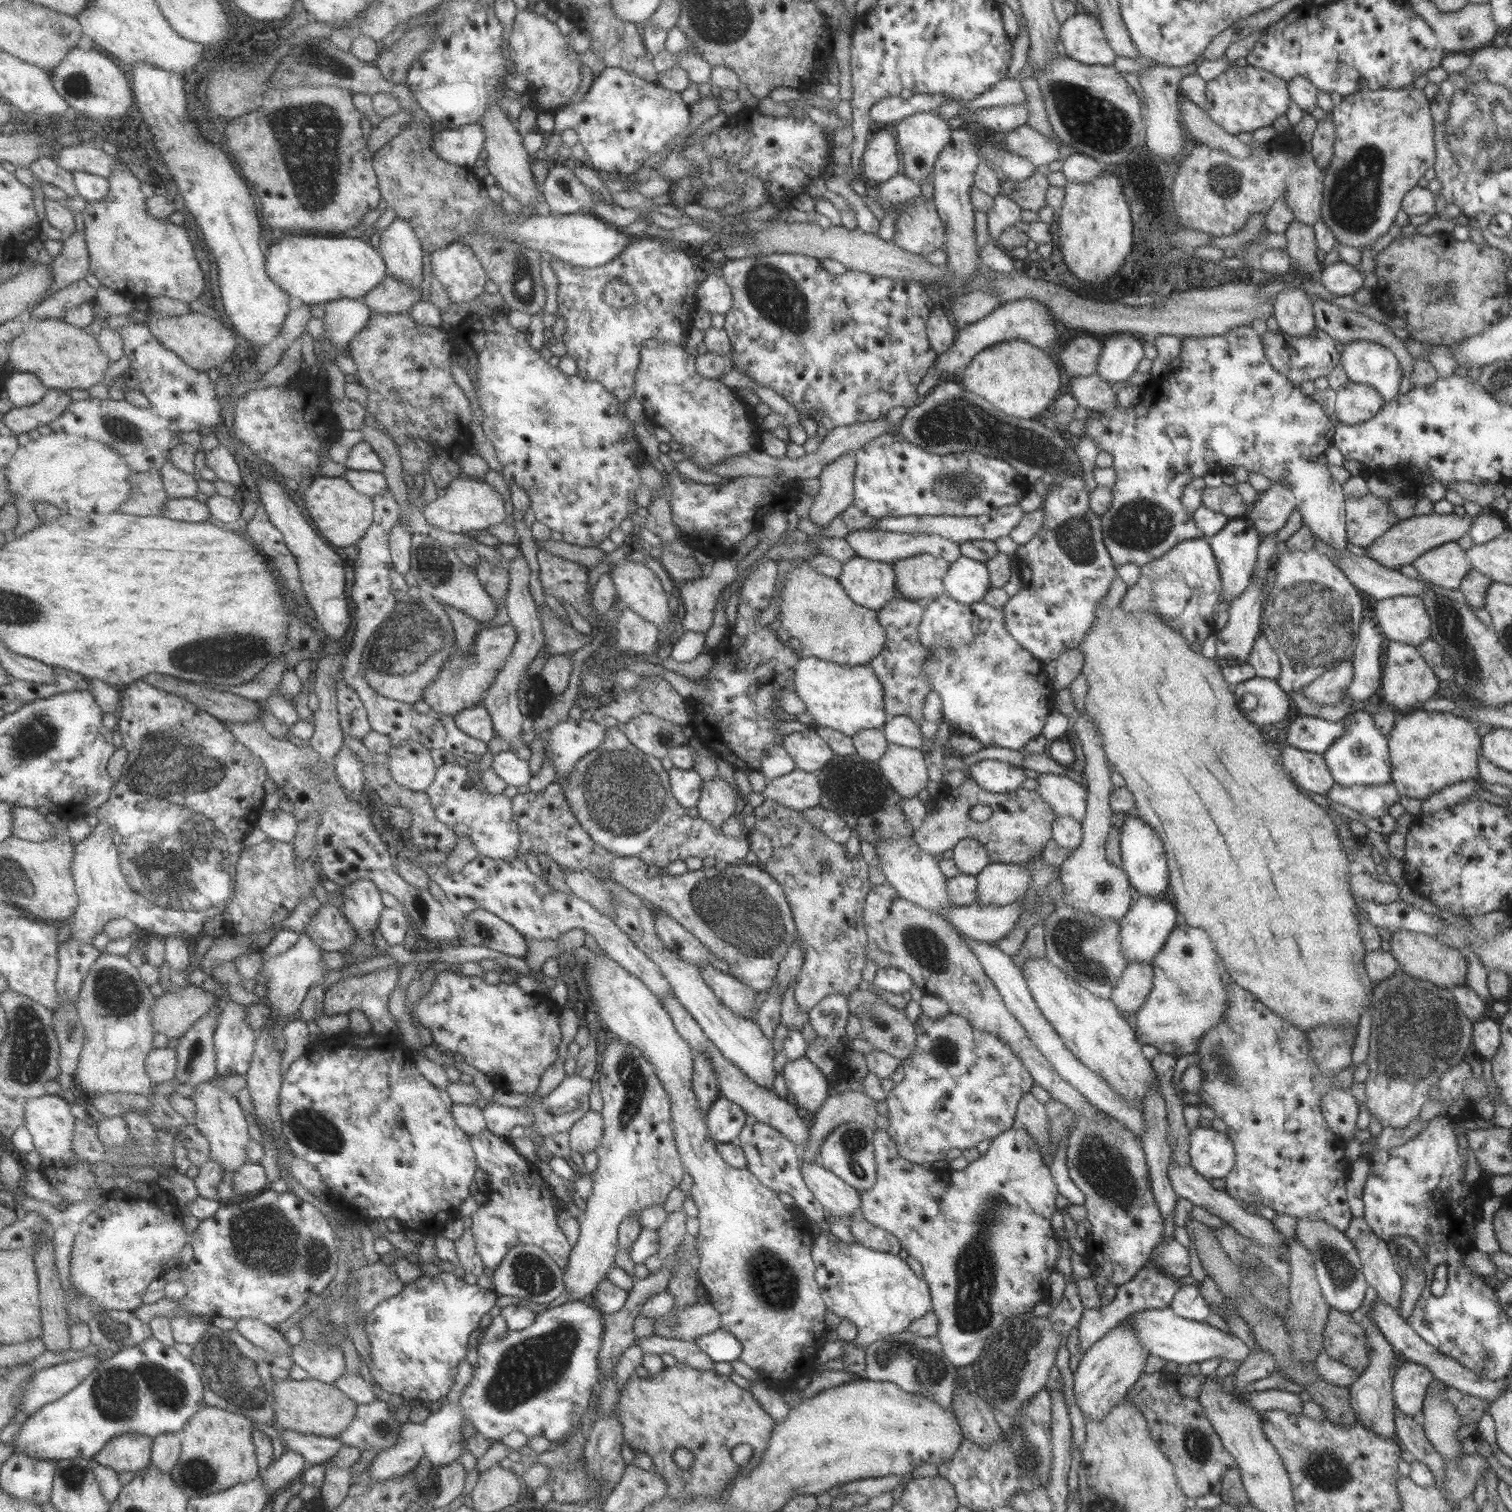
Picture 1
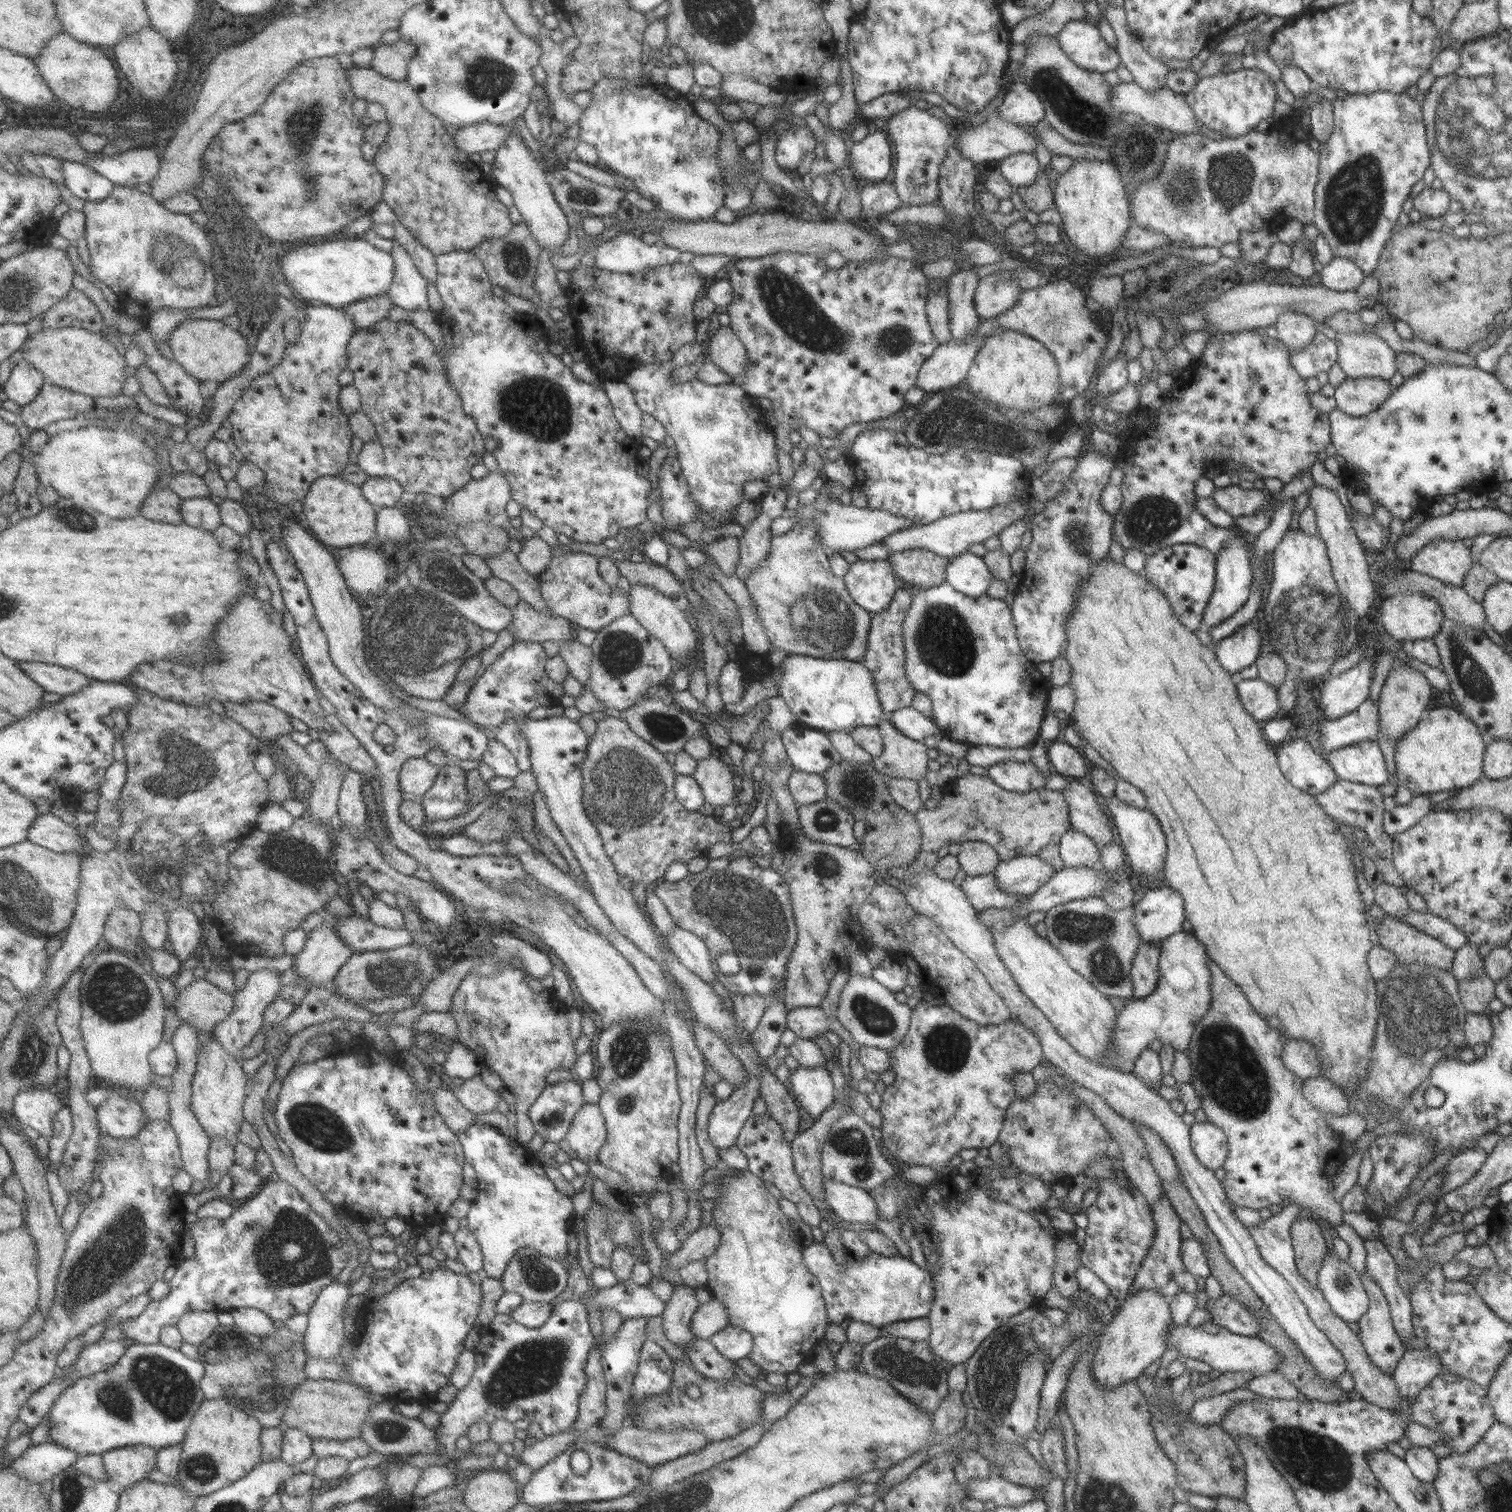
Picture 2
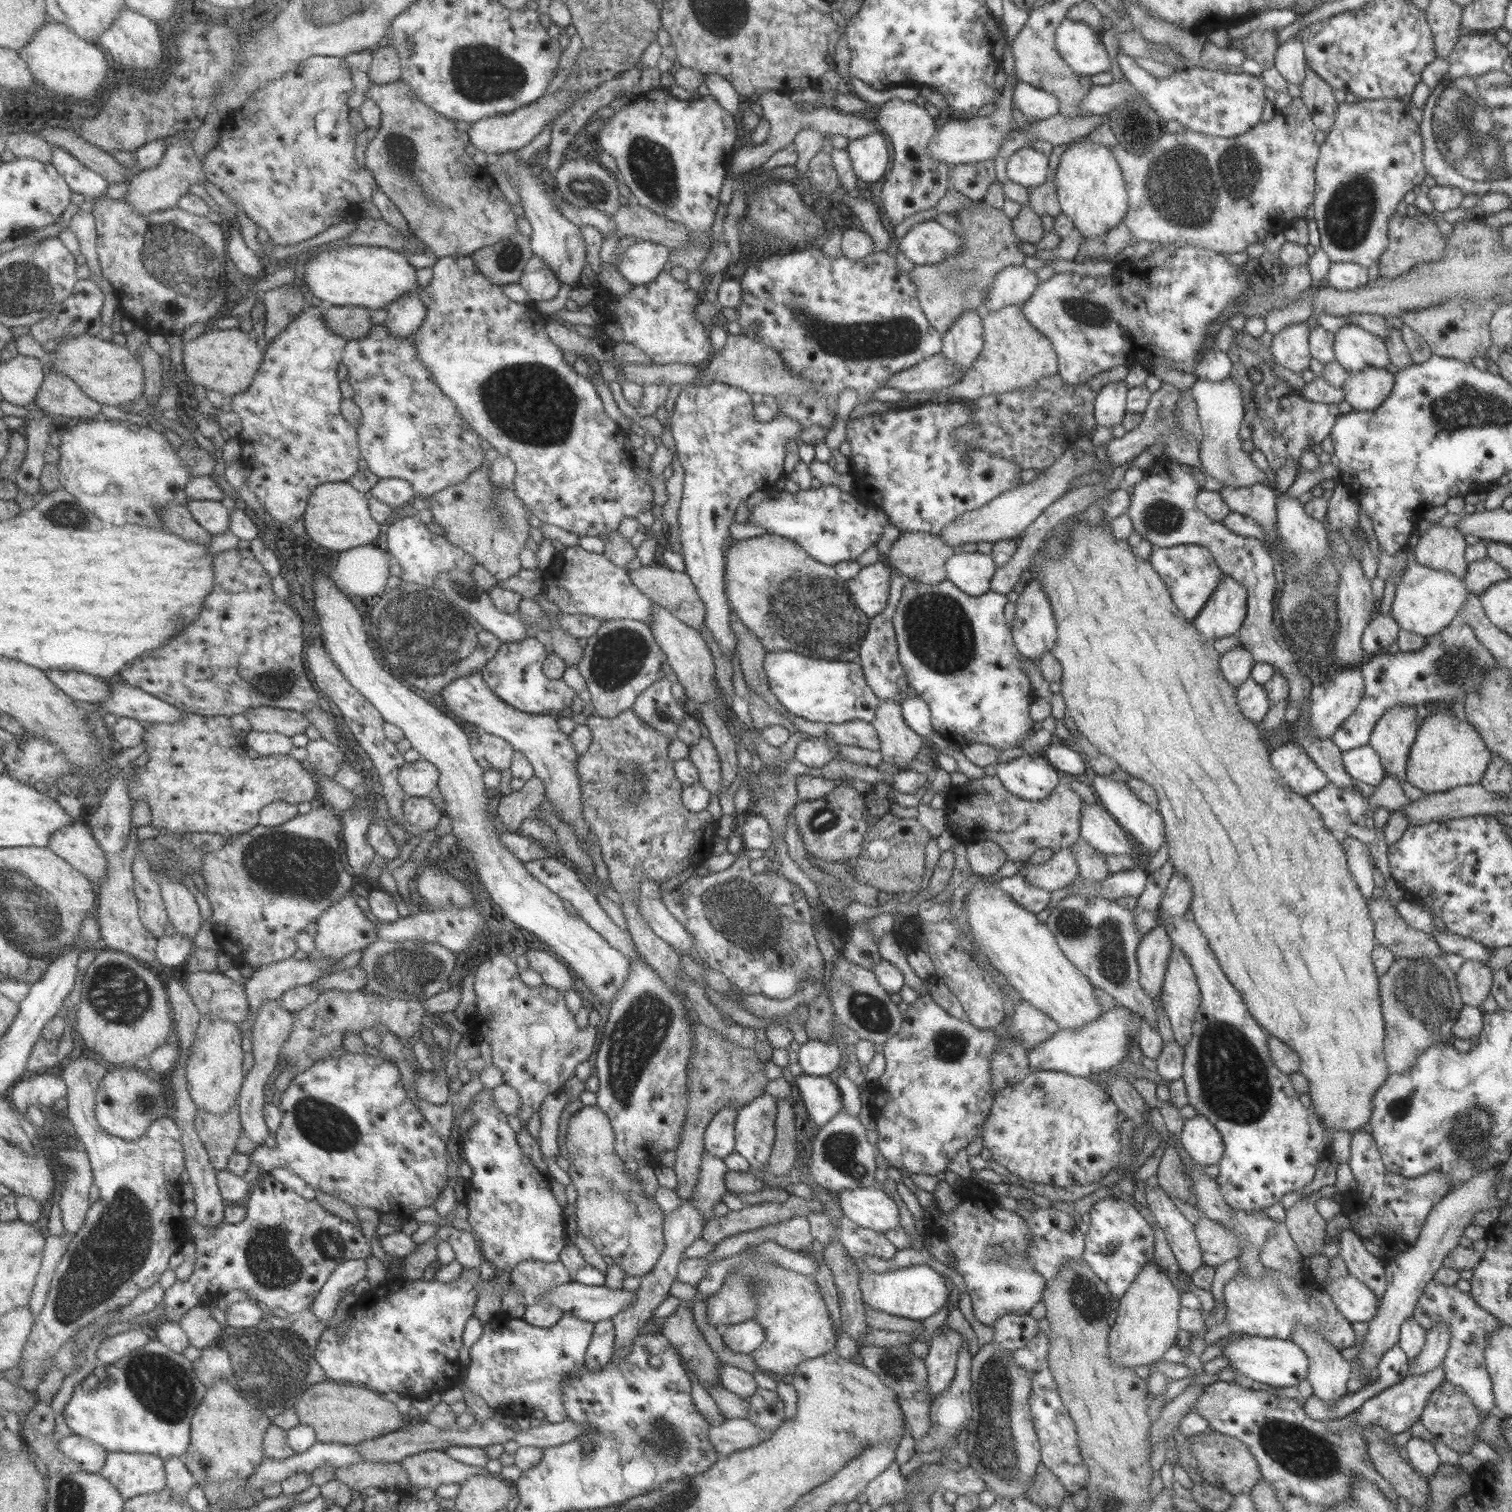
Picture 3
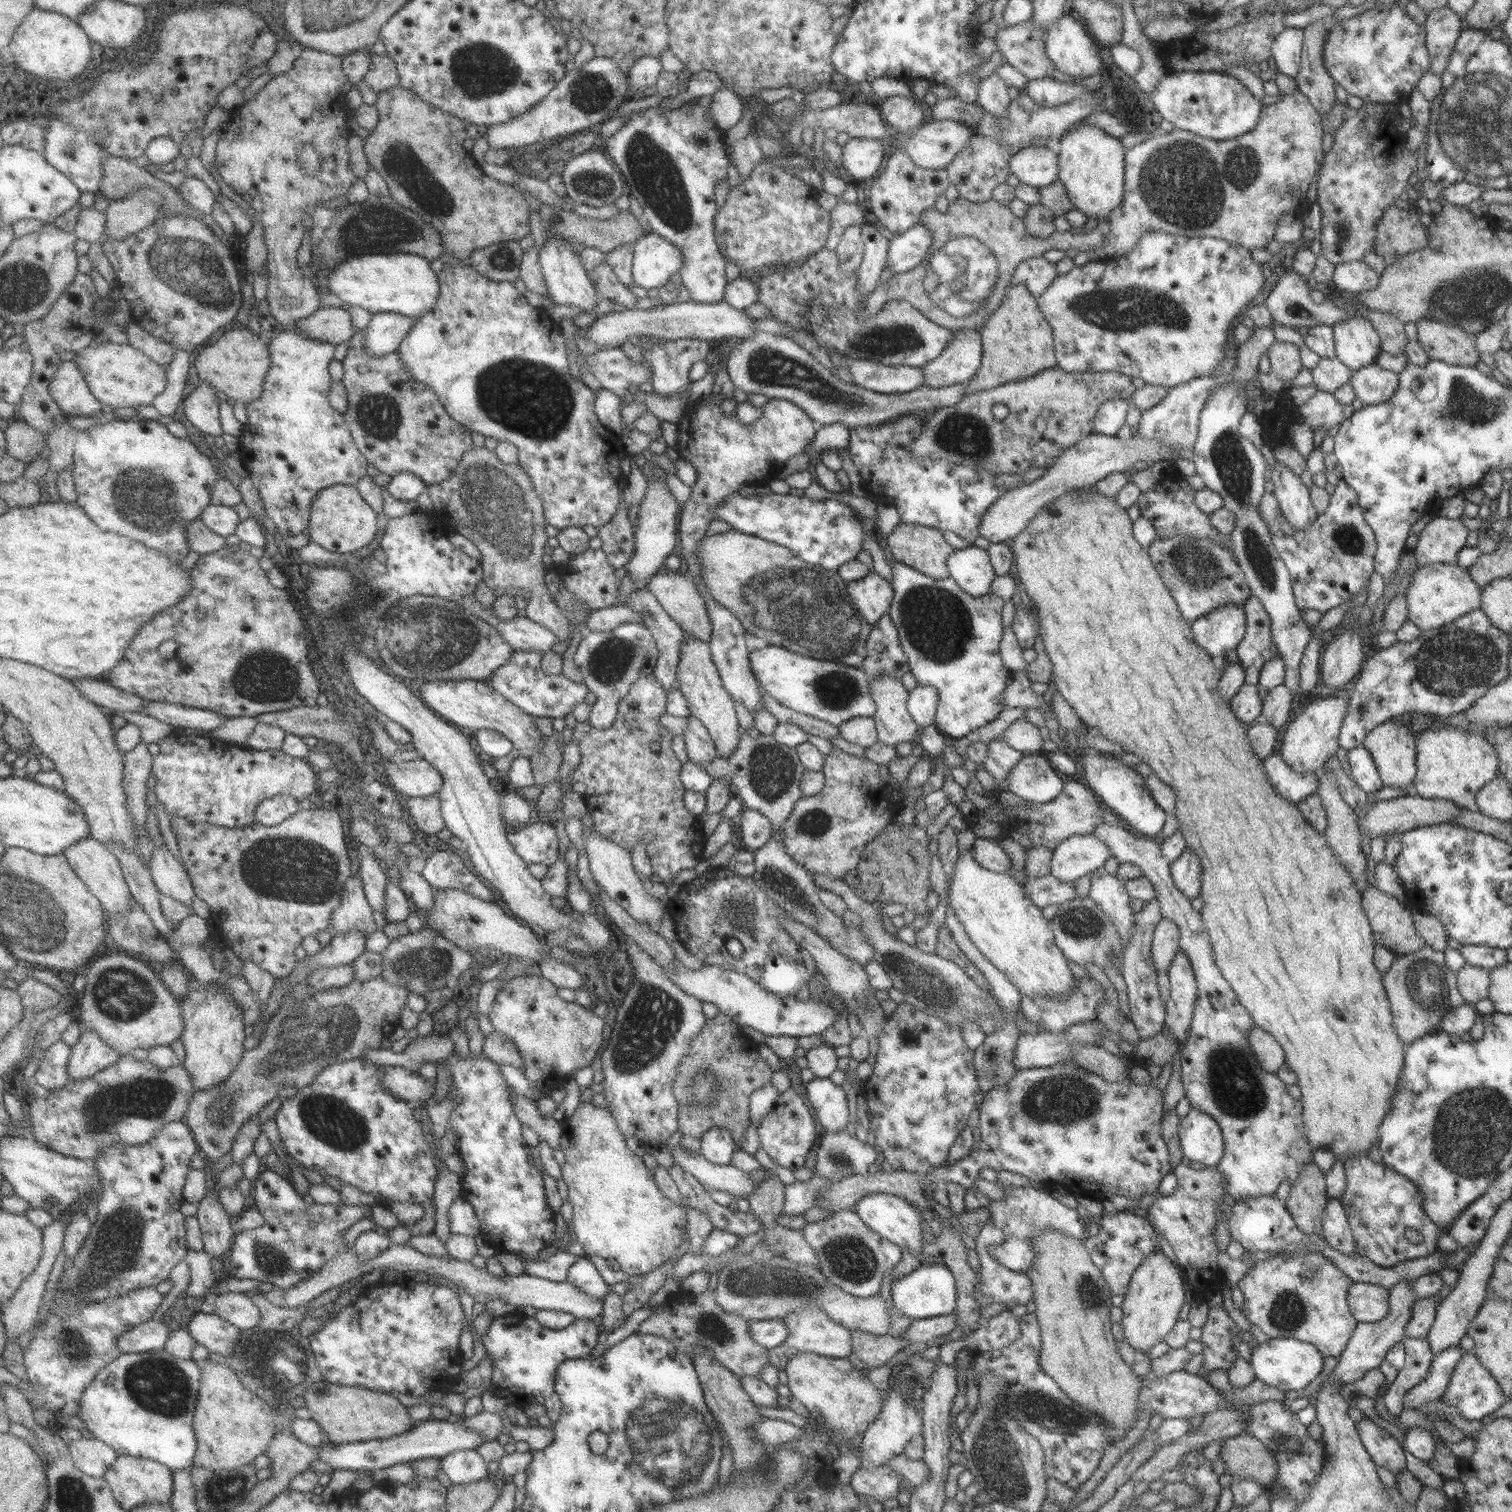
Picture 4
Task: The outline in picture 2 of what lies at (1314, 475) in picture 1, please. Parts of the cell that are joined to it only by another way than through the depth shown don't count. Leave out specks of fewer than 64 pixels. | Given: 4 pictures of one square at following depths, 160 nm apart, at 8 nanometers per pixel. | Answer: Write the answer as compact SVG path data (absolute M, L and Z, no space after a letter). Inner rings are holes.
M1313 482L1306 490L1308 506L1313 509L1318 537L1325 543L1326 554L1332 568L1332 577L1337 583L1340 595L1355 612L1358 618L1367 614L1371 604L1378 602L1376 587L1369 579L1369 566L1365 549L1358 541L1354 528L1337 497L1337 493L1326 486Z

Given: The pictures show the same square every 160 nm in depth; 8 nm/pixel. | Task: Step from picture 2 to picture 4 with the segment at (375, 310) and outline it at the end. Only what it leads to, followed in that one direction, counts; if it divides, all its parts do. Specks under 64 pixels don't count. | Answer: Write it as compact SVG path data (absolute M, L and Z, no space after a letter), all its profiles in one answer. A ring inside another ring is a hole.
M326 303L316 314L297 322L297 328L309 335L311 340L317 338L321 342L337 345L350 342L358 331L351 312L347 312L344 307L333 308Z

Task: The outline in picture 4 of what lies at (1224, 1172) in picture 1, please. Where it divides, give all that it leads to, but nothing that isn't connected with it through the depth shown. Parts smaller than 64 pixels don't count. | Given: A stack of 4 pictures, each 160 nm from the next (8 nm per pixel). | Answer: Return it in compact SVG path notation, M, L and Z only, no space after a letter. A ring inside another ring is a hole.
M1190 1107L1178 1126L1182 1154L1213 1168L1224 1153L1221 1128L1208 1114Z

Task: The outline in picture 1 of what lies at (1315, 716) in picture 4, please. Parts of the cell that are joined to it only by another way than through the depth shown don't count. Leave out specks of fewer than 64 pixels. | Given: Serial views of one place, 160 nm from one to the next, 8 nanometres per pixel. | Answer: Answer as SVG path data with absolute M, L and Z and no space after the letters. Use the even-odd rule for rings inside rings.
M1363 617L1352 656L1353 678L1345 698L1356 703L1376 698L1381 686L1381 643L1383 638L1371 618Z

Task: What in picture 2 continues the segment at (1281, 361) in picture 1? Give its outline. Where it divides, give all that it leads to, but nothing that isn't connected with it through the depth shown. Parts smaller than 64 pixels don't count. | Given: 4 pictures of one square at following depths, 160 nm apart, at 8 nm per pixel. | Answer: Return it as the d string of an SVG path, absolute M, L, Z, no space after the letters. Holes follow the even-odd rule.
M1315 332L1309 346L1288 354L1289 363L1301 378L1315 377L1320 372L1328 372L1337 363L1336 342L1331 334Z

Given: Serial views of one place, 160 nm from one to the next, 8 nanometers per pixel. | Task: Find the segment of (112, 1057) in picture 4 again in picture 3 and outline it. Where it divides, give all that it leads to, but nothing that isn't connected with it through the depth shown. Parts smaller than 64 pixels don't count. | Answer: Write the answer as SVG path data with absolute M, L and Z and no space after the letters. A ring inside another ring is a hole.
M90 1050L75 1054L61 1066L59 1073L68 1084L69 1102L67 1113L73 1124L74 1133L85 1143L92 1169L96 1178L96 1186L100 1190L100 1199L92 1203L87 1213L86 1224L74 1236L69 1251L64 1255L57 1268L48 1302L43 1313L31 1331L20 1362L22 1380L19 1387L28 1392L38 1391L44 1382L43 1375L47 1371L52 1358L73 1336L92 1325L105 1314L131 1305L137 1297L151 1286L159 1284L161 1274L169 1270L174 1255L181 1253L187 1243L187 1219L181 1212L185 1202L183 1198L182 1174L186 1171L185 1149L182 1145L182 1132L177 1121L172 1117L159 1118L148 1128L145 1136L138 1139L124 1139L109 1134L98 1121L96 1115L96 1095L101 1081L111 1069L111 1064Z

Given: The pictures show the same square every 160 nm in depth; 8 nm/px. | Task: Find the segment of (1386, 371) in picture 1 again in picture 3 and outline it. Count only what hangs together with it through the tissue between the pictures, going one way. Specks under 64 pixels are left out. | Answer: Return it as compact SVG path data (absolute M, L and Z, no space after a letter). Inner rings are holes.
M1353 324L1334 332L1333 351L1334 360L1350 374L1365 367L1385 369L1390 364L1383 339Z

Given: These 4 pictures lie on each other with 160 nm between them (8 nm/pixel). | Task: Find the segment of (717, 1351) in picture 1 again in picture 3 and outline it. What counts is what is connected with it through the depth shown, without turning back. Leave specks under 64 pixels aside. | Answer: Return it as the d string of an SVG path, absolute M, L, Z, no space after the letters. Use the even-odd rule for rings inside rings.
M747 1320L735 1325L727 1325L719 1329L723 1344L731 1352L749 1355L762 1341L764 1334L757 1323Z

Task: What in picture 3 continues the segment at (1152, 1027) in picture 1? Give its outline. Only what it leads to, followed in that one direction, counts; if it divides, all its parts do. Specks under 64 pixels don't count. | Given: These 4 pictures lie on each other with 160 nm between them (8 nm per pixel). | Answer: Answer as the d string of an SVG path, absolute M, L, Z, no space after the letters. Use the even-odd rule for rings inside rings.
M1175 946L1170 950L1159 995L1175 1043L1185 1047L1192 1036L1191 1022L1200 1003L1200 992L1189 959ZM1114 1005L1099 1018L1080 1028L1059 1029L1052 1038L1029 1049L1026 1055L1031 1071L1053 1070L1075 1077L1105 1072L1117 1066L1129 1052L1129 1039L1136 1038L1142 1023L1141 1016L1125 1007Z

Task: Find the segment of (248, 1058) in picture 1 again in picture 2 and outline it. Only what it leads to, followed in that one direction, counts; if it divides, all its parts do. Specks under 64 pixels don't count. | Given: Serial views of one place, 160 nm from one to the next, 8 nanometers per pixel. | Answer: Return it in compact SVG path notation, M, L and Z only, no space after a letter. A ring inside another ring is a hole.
M267 969L251 972L243 988L240 988L233 994L235 1001L233 1012L213 1030L217 1041L221 1043L221 1047L225 1049L225 1052L243 1063L244 1061L241 1059L243 1050L253 1042L253 1038L255 1038L259 1032L265 1029L264 1010L281 996L281 990L283 990L284 986L281 985L281 978L279 978L280 973L281 972L269 971Z

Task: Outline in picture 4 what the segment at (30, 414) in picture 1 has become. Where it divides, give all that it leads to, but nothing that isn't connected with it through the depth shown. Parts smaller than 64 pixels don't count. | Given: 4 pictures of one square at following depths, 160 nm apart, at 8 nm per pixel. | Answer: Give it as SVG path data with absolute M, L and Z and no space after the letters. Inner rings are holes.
M75 360L64 362L54 375L50 393L68 417L101 414L104 404L92 393Z

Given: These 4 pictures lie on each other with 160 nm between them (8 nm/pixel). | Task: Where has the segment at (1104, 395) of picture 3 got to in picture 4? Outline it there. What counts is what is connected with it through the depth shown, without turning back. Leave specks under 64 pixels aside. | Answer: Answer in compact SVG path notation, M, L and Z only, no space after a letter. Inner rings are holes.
M1119 397L1101 403L1092 421L1092 431L1096 434L1114 436L1125 423L1130 404L1127 399Z

